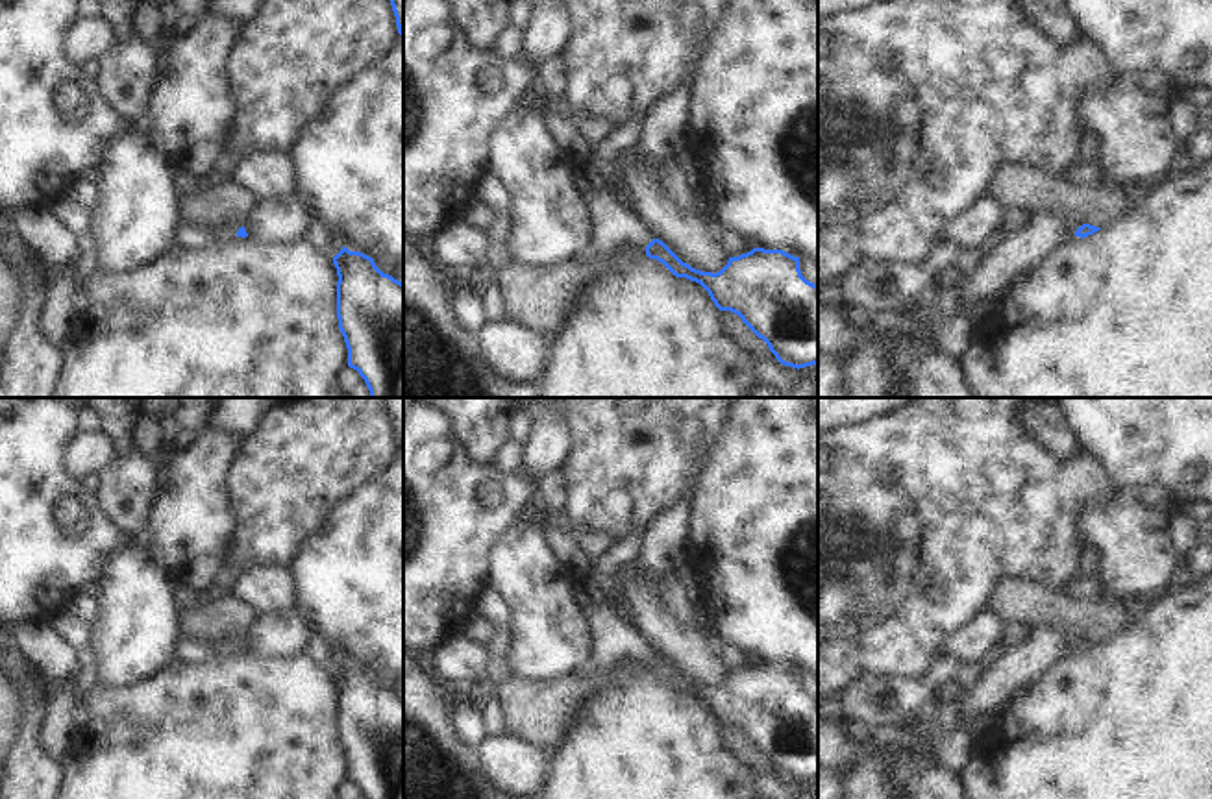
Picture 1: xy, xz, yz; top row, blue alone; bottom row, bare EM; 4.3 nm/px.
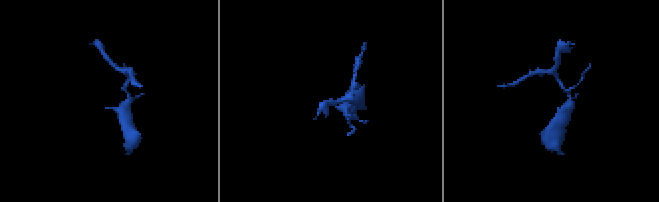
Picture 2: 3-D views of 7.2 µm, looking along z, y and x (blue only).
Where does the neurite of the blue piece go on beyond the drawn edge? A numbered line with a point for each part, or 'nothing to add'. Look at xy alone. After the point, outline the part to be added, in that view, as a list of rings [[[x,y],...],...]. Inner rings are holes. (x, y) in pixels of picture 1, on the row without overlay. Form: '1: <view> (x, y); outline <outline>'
1: xy (187, 650); outline [[[179,636],[174,644],[172,657],[187,664],[209,664],[218,658],[229,658],[237,651],[237,645],[237,640],[198,642]]]

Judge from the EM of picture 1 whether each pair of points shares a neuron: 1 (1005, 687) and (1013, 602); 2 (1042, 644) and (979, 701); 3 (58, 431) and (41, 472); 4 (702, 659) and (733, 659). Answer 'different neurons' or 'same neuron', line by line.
1: different neurons
2: same neuron
3: same neuron
4: different neurons

